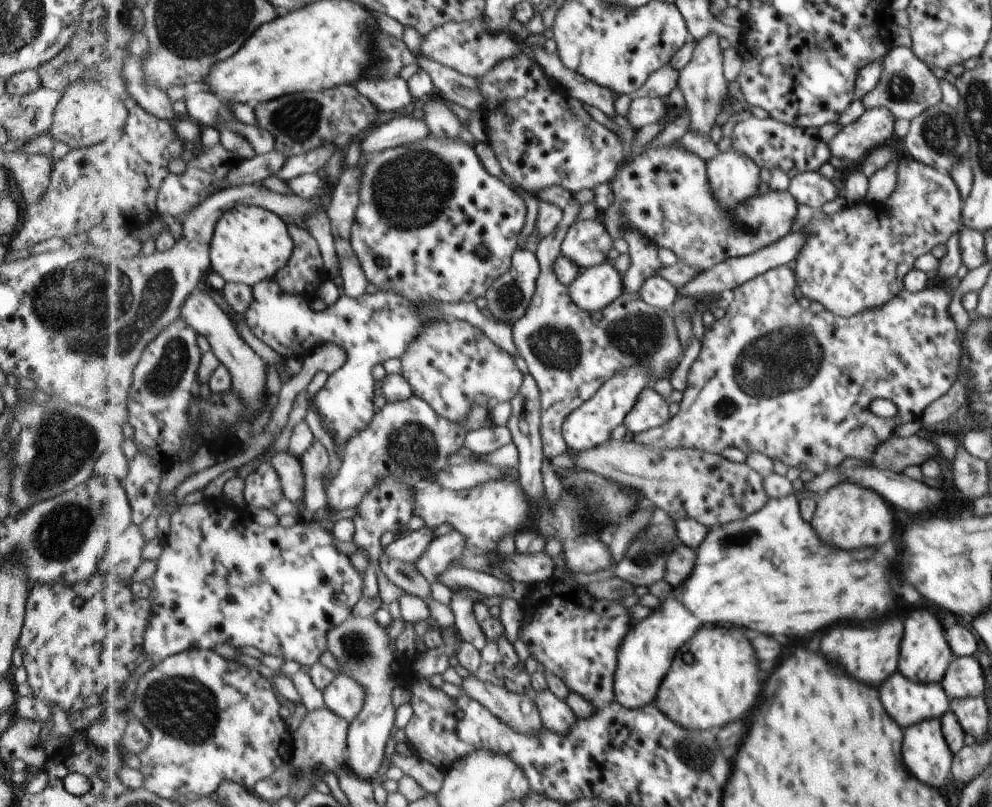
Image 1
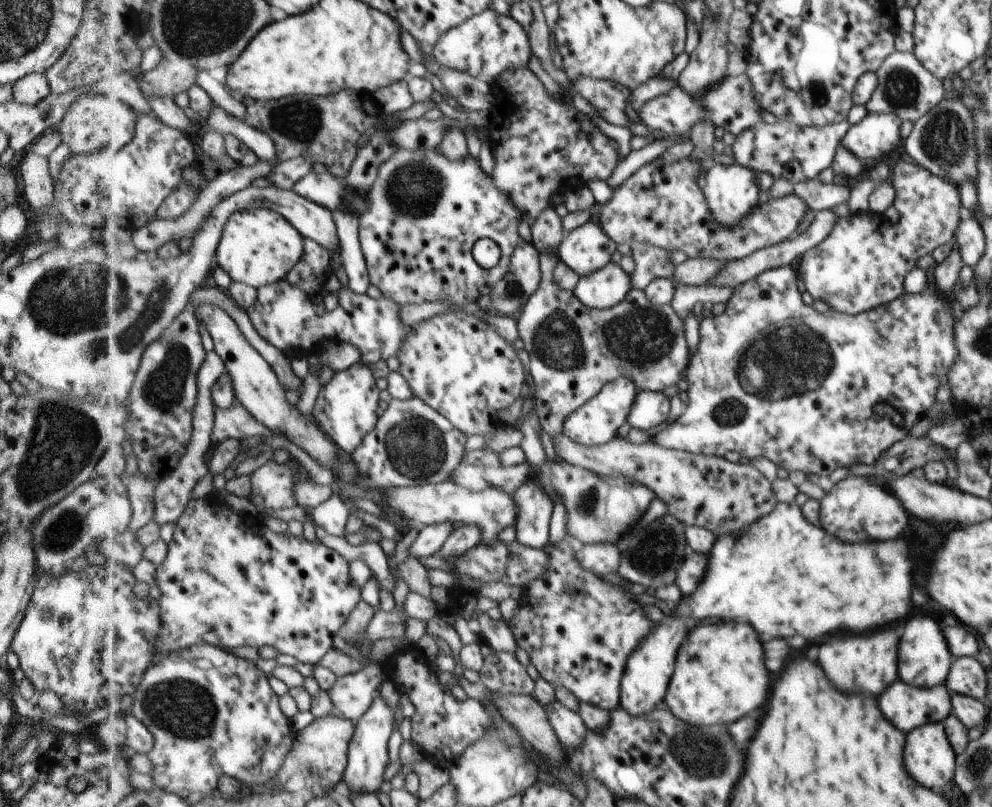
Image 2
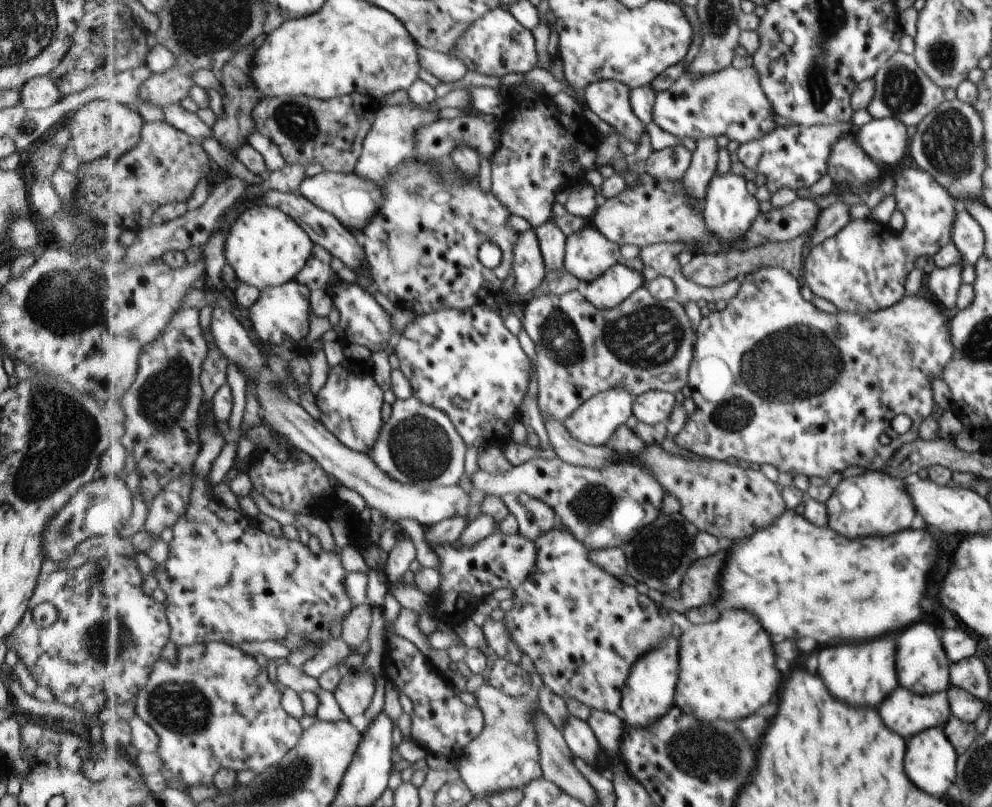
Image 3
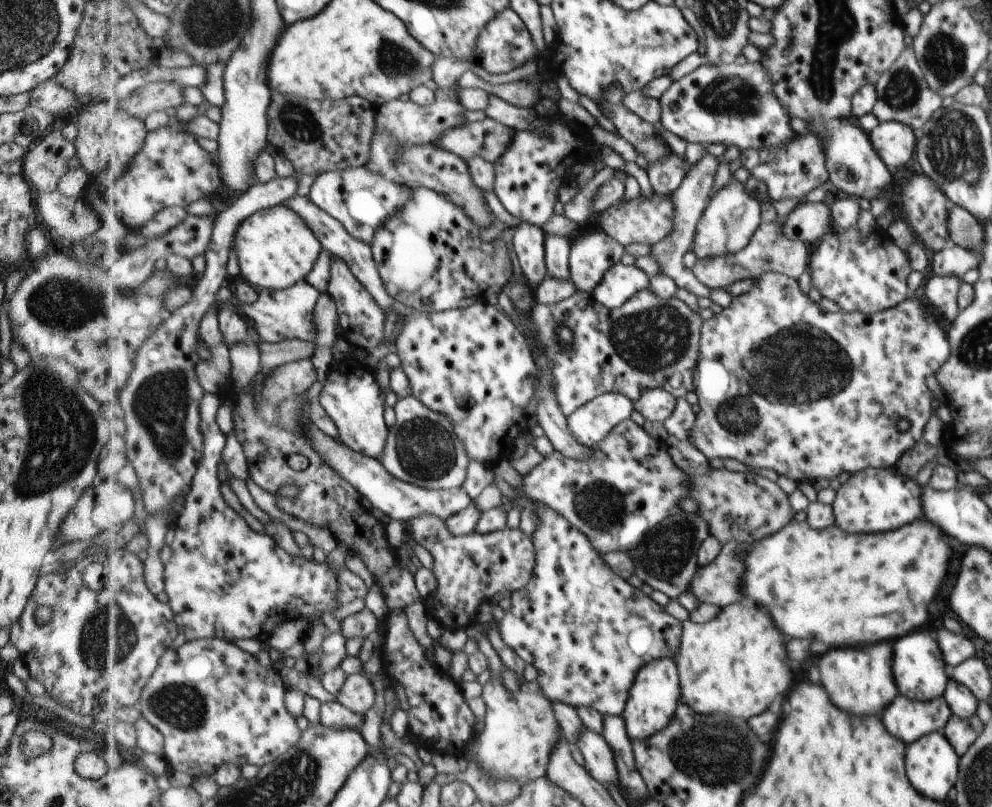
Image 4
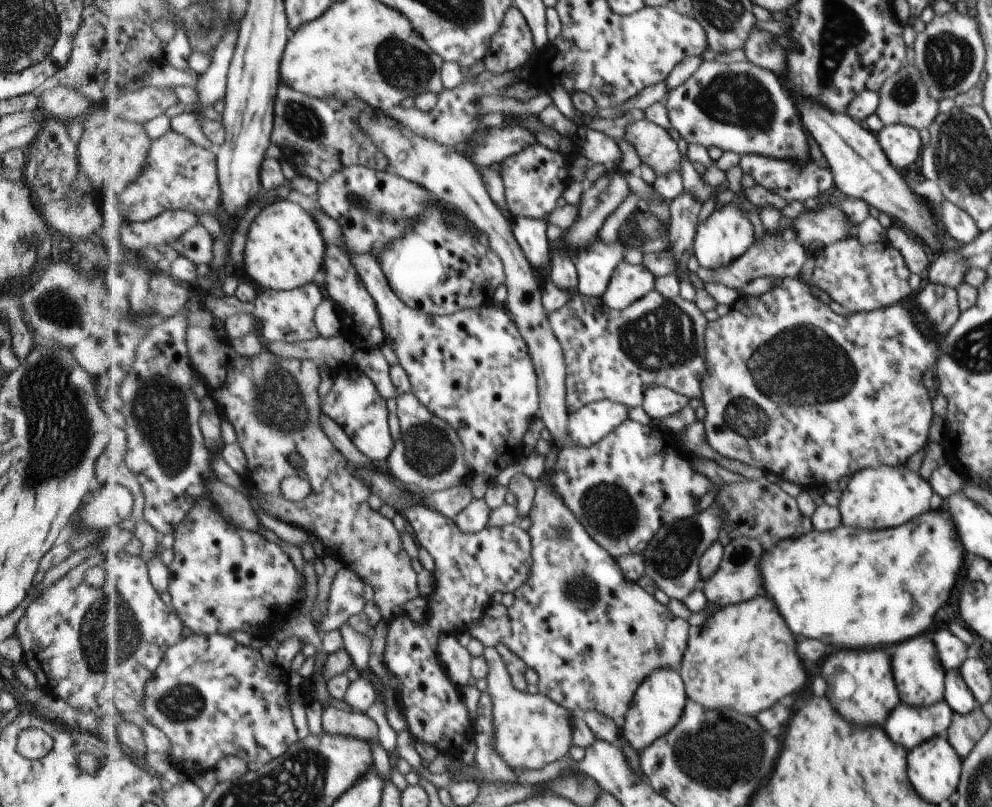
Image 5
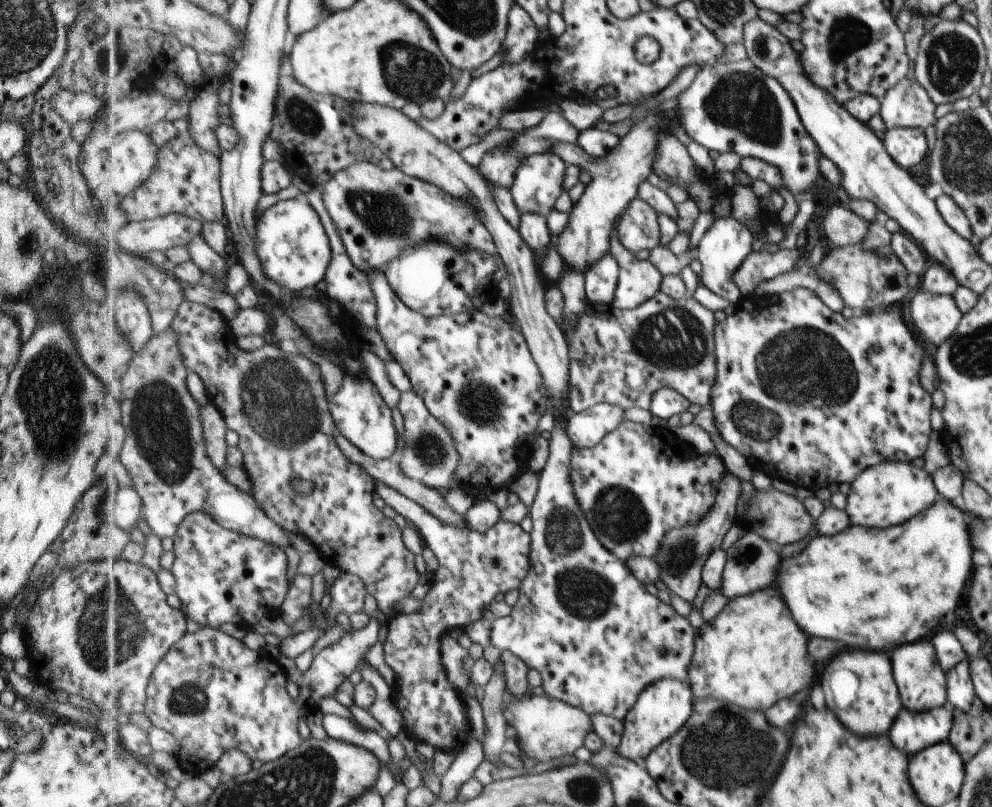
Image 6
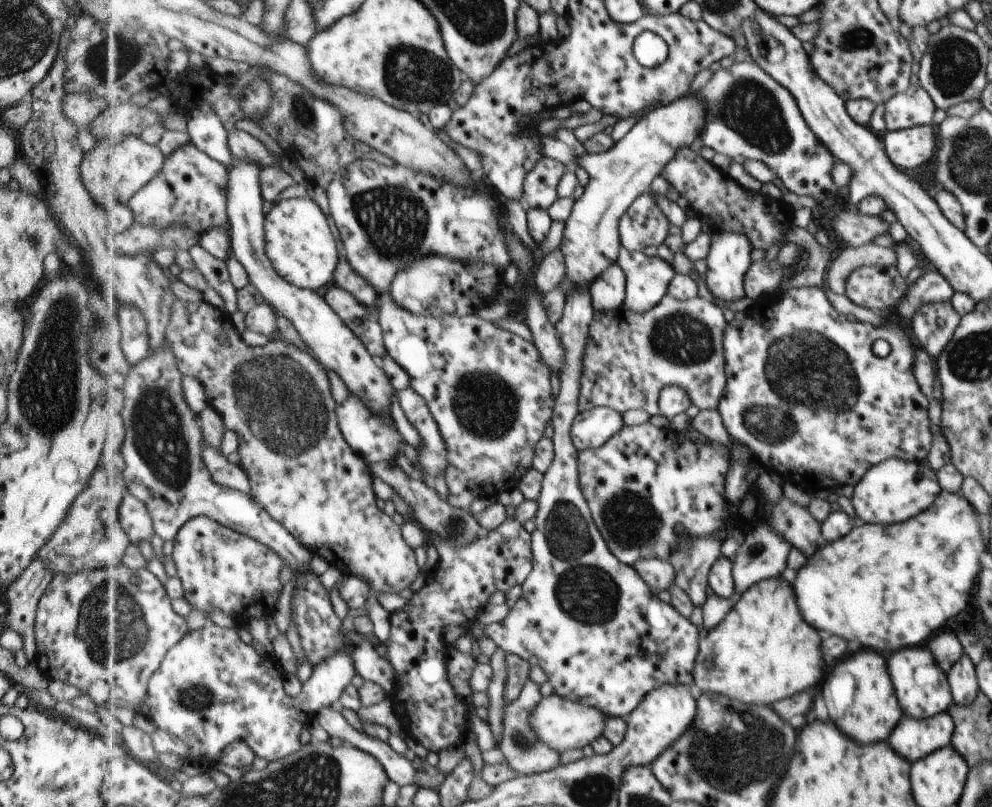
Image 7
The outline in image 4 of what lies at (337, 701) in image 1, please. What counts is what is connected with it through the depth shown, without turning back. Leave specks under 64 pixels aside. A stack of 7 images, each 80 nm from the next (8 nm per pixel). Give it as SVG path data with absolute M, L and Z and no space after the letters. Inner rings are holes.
M359 673L347 677L346 683L337 696L338 702L343 706L361 714L367 714L377 700L377 692L371 680Z

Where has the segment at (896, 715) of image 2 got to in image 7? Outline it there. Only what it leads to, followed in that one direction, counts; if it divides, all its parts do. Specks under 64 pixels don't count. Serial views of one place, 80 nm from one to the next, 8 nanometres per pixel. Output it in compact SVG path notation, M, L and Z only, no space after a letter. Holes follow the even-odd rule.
M939 713L929 719L912 719L902 715L887 740L899 756L915 763L950 744L954 723L950 713Z

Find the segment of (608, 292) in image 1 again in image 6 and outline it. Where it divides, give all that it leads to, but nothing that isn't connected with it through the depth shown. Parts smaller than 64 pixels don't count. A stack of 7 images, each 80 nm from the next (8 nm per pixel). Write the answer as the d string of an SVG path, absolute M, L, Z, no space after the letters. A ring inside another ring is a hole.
M618 224L611 234L609 253L620 266L619 286L614 302L618 309L636 309L662 290L664 274L648 259L639 260L618 238Z

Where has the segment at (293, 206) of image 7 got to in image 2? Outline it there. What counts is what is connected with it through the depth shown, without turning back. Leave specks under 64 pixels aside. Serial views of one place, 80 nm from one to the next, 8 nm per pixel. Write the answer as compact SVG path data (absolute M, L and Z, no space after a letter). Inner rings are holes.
M268 208L237 211L227 221L216 254L217 266L227 272L232 282L254 287L272 285L286 280L292 268L306 254L304 234L280 212Z

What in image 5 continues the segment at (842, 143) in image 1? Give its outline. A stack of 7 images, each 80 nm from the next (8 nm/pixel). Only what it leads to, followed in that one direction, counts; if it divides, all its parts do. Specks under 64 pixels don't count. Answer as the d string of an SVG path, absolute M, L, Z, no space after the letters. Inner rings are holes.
M882 125L876 135L880 147L896 168L907 168L920 155L922 148L917 129L905 125Z

